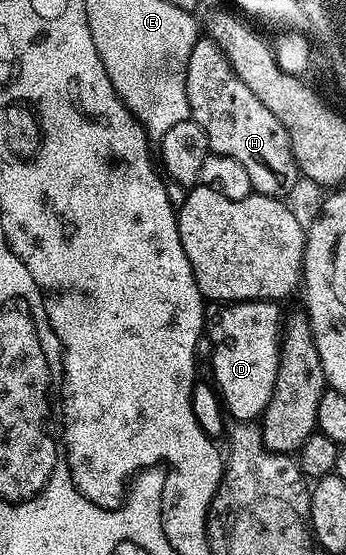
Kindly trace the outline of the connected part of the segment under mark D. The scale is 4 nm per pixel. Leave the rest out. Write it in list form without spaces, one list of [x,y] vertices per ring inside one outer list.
[[[233,302],[222,307],[223,310],[215,318],[215,323],[210,323],[209,338],[211,334],[211,370],[215,373],[215,382],[219,385],[219,390],[223,393],[223,406],[232,414],[235,422],[254,423],[256,420],[262,419],[265,408],[269,404],[269,400],[273,396],[273,388],[277,384],[277,374],[279,368],[279,350],[281,347],[281,318],[279,322],[280,307],[274,302]]]

